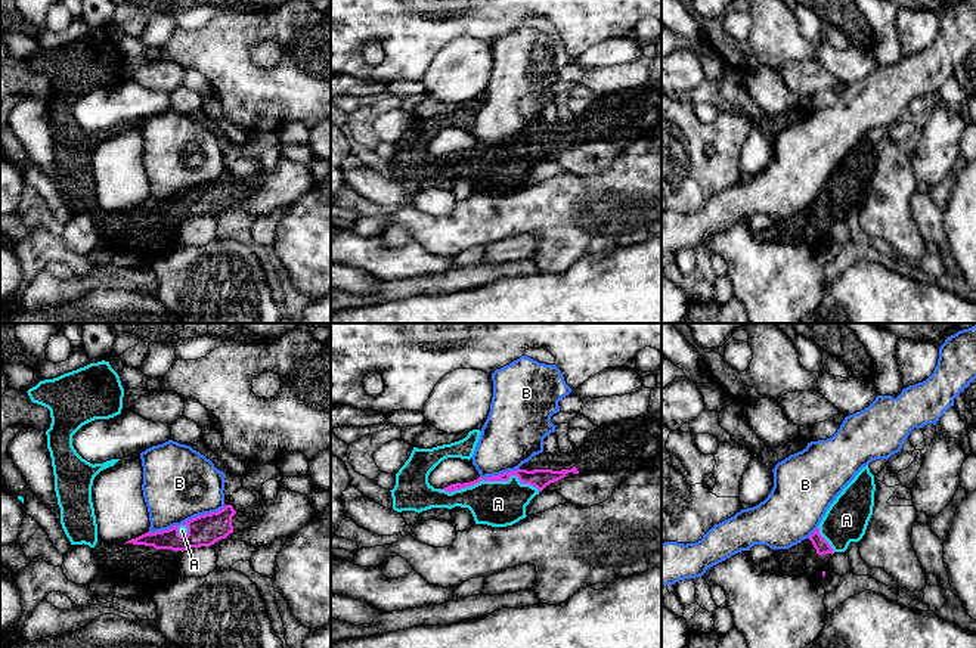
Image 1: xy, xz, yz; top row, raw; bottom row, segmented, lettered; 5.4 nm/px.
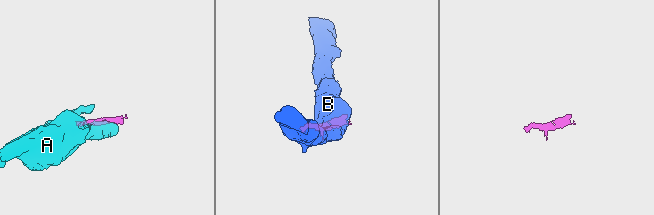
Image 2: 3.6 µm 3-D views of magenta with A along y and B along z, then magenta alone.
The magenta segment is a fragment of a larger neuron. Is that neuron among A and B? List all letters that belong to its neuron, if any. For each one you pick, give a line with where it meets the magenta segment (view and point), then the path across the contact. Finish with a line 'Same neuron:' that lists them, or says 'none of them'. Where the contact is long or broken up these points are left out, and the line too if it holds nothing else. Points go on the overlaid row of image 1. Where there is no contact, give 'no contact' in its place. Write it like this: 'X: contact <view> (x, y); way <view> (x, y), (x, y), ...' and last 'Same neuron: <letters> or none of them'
A: contact xz (490, 480)
Same neuron: A

